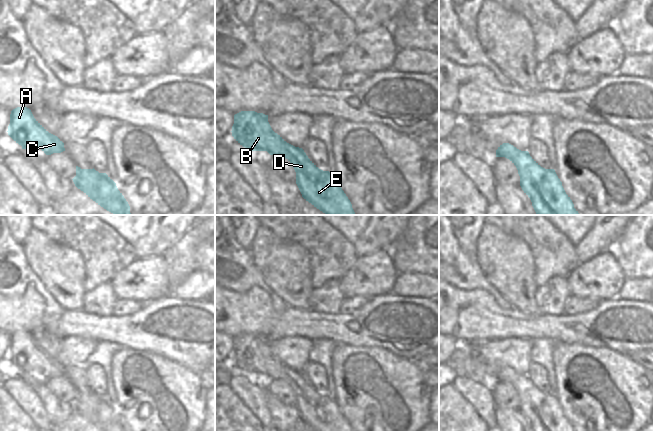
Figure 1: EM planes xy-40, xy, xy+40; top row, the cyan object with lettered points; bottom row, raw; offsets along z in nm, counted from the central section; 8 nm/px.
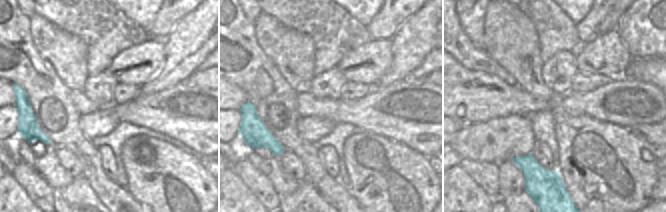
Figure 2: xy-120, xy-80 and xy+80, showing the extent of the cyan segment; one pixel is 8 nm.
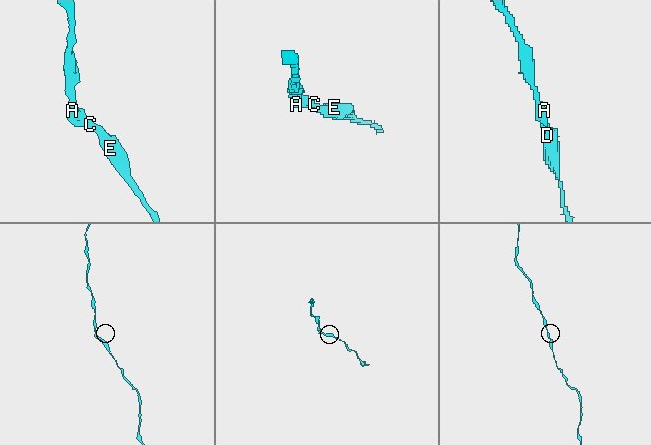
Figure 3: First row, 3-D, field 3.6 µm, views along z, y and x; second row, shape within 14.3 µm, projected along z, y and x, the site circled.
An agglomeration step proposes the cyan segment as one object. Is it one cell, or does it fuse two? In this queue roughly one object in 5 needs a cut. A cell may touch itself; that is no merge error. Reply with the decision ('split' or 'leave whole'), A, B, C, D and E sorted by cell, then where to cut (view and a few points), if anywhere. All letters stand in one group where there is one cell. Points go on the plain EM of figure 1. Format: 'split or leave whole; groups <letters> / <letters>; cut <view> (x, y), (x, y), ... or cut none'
leave whole; groups A B C D E; cut none

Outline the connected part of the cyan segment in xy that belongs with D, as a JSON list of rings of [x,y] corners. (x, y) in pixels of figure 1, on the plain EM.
[[[241,335],[234,339],[231,356],[234,363],[245,371],[246,375],[267,375],[270,379],[285,381],[296,396],[296,408],[302,421],[314,431],[352,431],[350,424],[336,404],[336,400],[329,395],[319,393],[302,372],[287,367],[275,357],[268,346],[268,339],[255,335]]]

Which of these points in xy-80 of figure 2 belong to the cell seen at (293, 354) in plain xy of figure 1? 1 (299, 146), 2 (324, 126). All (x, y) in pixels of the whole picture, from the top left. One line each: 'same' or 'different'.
1: different
2: same

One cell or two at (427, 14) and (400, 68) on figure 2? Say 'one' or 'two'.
one

